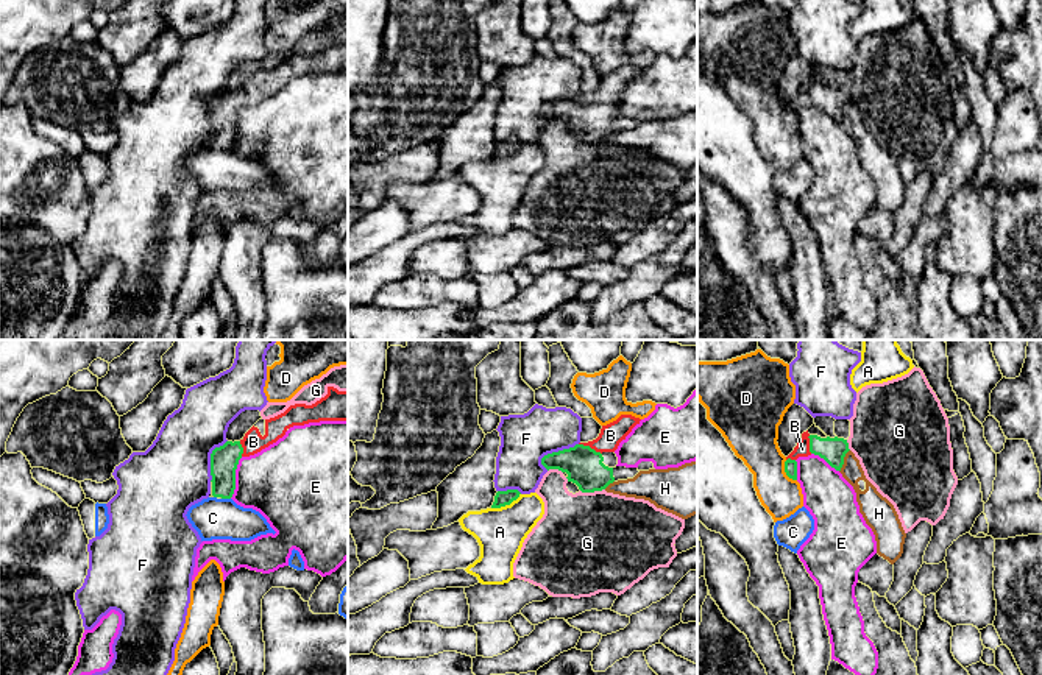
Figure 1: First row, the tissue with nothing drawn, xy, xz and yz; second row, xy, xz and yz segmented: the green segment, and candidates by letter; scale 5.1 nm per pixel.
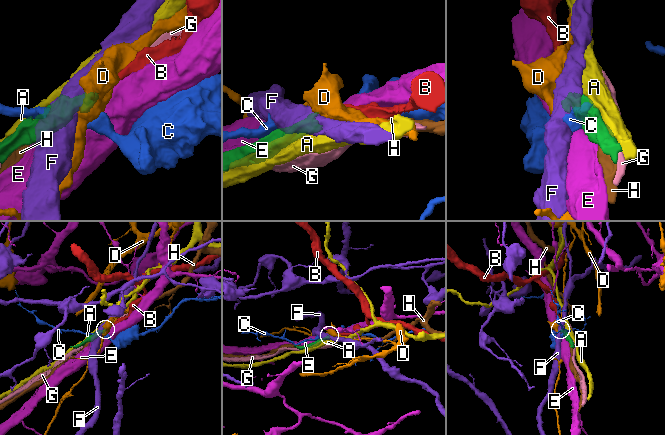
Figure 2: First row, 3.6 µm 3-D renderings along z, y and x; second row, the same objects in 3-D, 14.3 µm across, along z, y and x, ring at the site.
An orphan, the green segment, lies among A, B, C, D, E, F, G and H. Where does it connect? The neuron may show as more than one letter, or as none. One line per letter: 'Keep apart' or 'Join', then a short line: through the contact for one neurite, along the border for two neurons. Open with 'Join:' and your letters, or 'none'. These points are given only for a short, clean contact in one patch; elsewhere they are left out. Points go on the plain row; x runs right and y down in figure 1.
Join: B
A: Keep apart
B: Join. Line: xz (584, 117), (588, 97), (598, 97), (610, 86)
C: Keep apart
D: Keep apart. Line: yz (785, 111), (785, 123), (796, 131)
E: Keep apart
F: Keep apart
G: Keep apart
H: Keep apart

